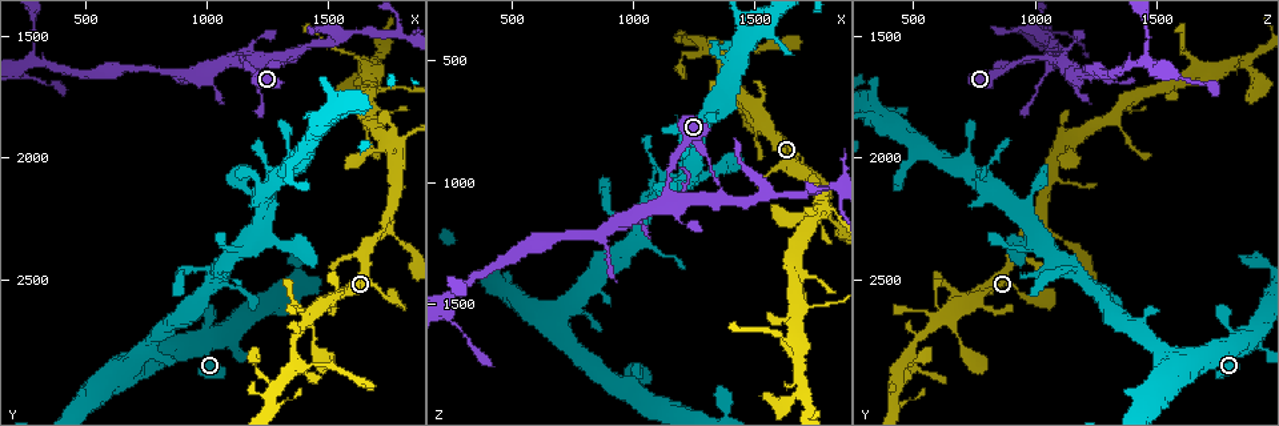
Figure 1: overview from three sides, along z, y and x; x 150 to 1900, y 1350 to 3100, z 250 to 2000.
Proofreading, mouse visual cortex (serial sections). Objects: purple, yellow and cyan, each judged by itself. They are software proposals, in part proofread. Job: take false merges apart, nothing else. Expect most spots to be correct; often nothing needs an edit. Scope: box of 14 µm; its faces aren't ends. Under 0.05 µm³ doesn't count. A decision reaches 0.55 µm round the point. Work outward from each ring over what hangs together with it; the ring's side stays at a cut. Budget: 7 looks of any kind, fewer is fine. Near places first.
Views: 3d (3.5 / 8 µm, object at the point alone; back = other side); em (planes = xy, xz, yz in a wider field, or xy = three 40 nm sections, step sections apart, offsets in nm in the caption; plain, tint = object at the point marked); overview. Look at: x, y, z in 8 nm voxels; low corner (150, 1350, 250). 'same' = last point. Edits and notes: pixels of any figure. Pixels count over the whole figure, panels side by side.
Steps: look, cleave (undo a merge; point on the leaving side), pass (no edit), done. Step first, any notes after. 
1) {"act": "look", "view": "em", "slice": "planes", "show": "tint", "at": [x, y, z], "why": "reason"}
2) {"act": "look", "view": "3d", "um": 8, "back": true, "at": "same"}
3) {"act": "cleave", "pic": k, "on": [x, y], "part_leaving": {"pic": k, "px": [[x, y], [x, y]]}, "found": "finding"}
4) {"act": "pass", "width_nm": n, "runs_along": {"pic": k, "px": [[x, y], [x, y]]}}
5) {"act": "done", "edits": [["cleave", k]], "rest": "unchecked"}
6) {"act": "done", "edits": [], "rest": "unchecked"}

{"act": "look", "view": "3d", "um": 3.5, "at": [990, 2720, 1820]}

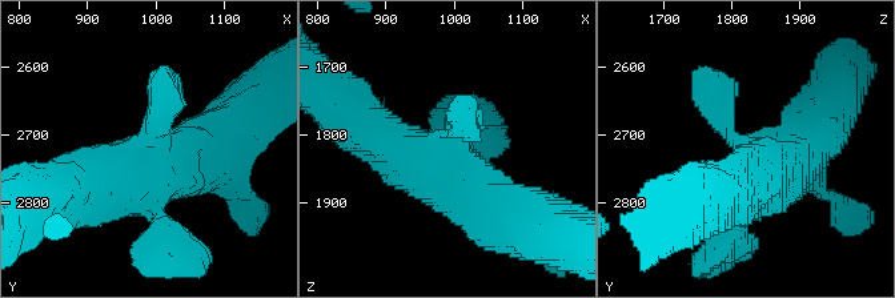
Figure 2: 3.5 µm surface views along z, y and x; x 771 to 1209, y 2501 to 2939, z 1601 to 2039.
{"act": "look", "view": "em", "slice": "xy", "step": 1, "show": "plain", "at": [990, 2730, 1835], "why": "now the EM"}

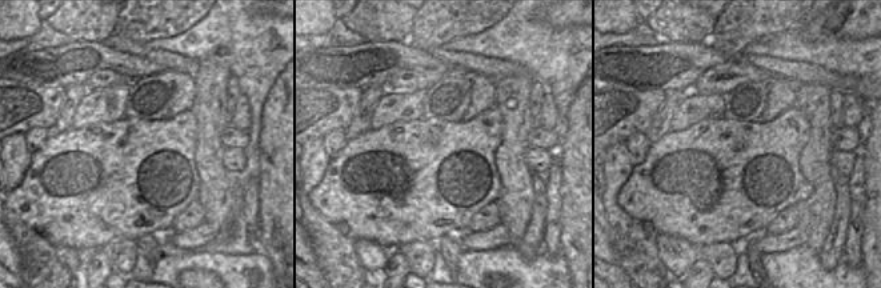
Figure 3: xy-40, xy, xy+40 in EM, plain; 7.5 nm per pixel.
{"act": "look", "view": "em", "slice": "xy", "step": 1, "show": "tint", "at": "same"}

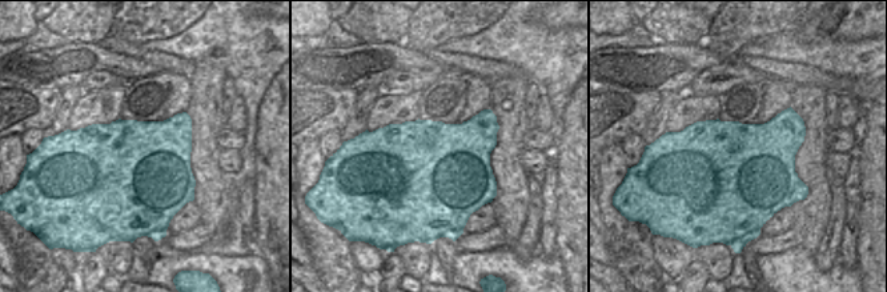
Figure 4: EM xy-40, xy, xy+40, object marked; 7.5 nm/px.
{"act": "pass", "runs_along": {"pic": 2, "px": [[163, 240], [135, 182], [60, 186]]}, "found": "all the same cell"}

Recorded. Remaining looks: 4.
{"act": "look", "view": "3d", "um": 3.5, "at": [1540, 2580, 750], "why": "thick turns thin"}

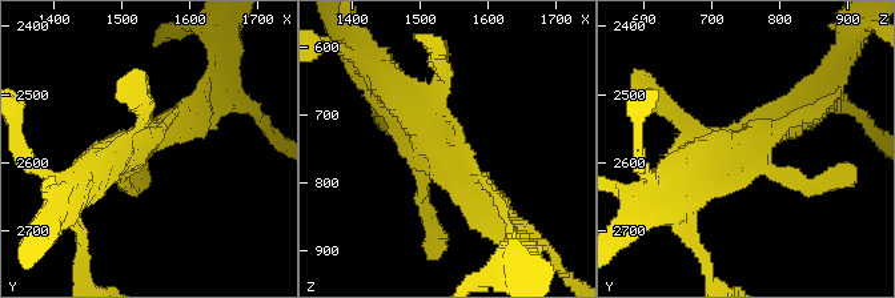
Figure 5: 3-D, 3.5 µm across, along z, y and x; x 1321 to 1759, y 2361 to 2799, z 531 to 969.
{"act": "look", "view": "em", "slice": "xy", "step": 3, "show": "tint", "at": [1530, 2575, 755], "why": "need the tissue"}

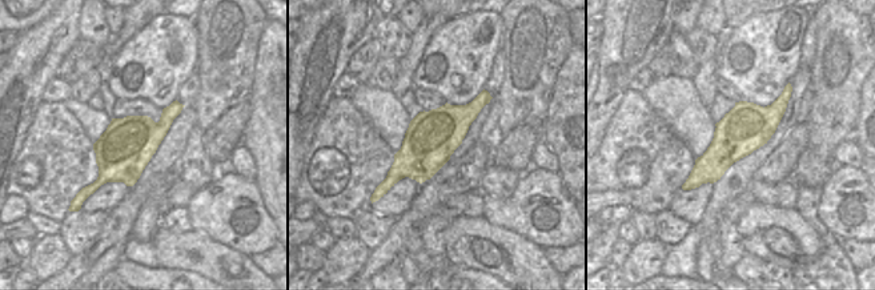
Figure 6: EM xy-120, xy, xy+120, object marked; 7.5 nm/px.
{"act": "pass", "runs_along": {"pic": 5, "px": [[500, 208], [438, 153], [393, 89]]}, "found": "one cell here"}

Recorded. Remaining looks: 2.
{"act": "done", "edits": [], "rest": "unchecked"}

